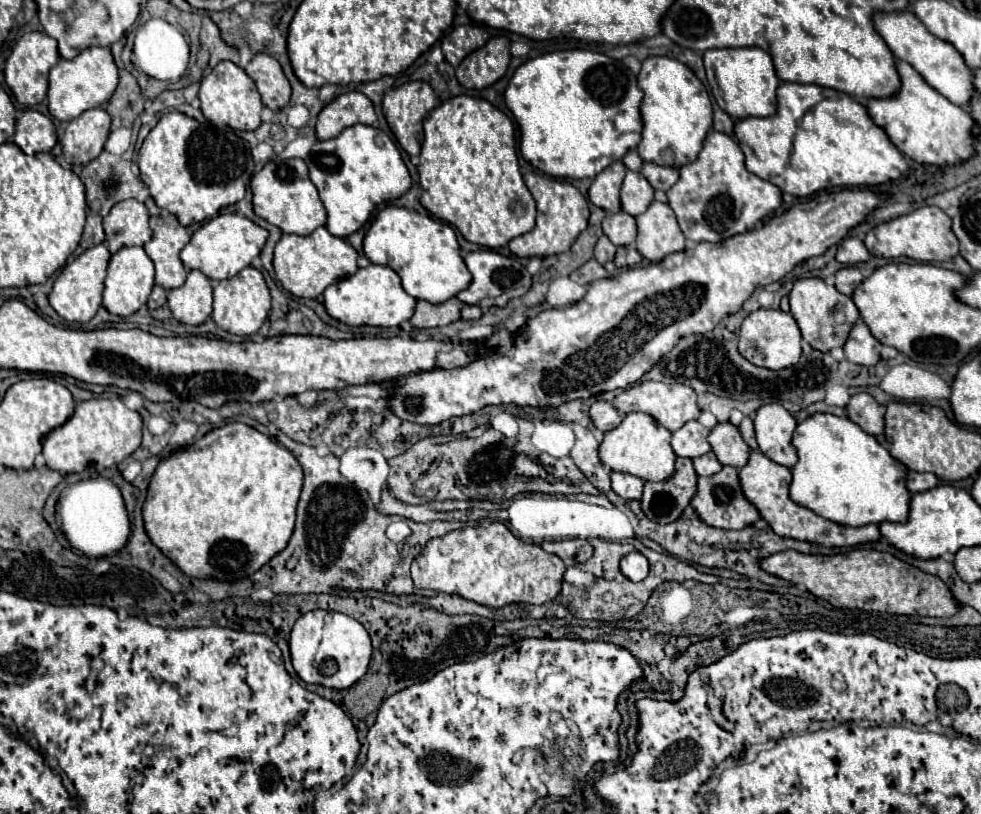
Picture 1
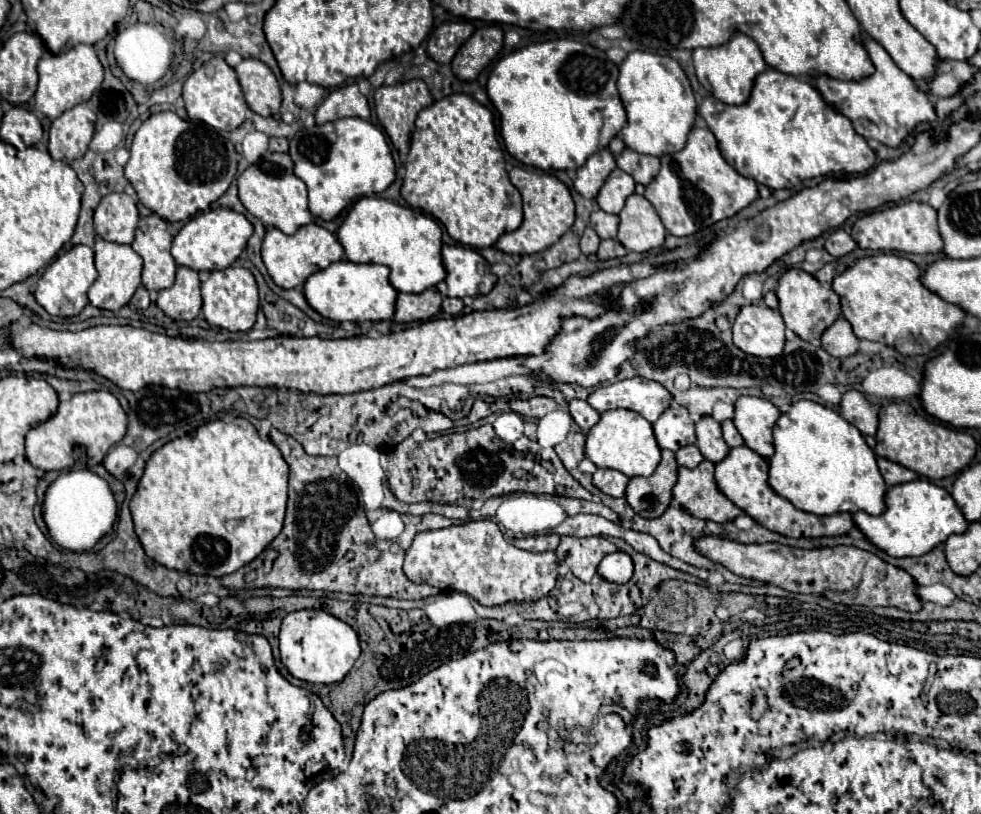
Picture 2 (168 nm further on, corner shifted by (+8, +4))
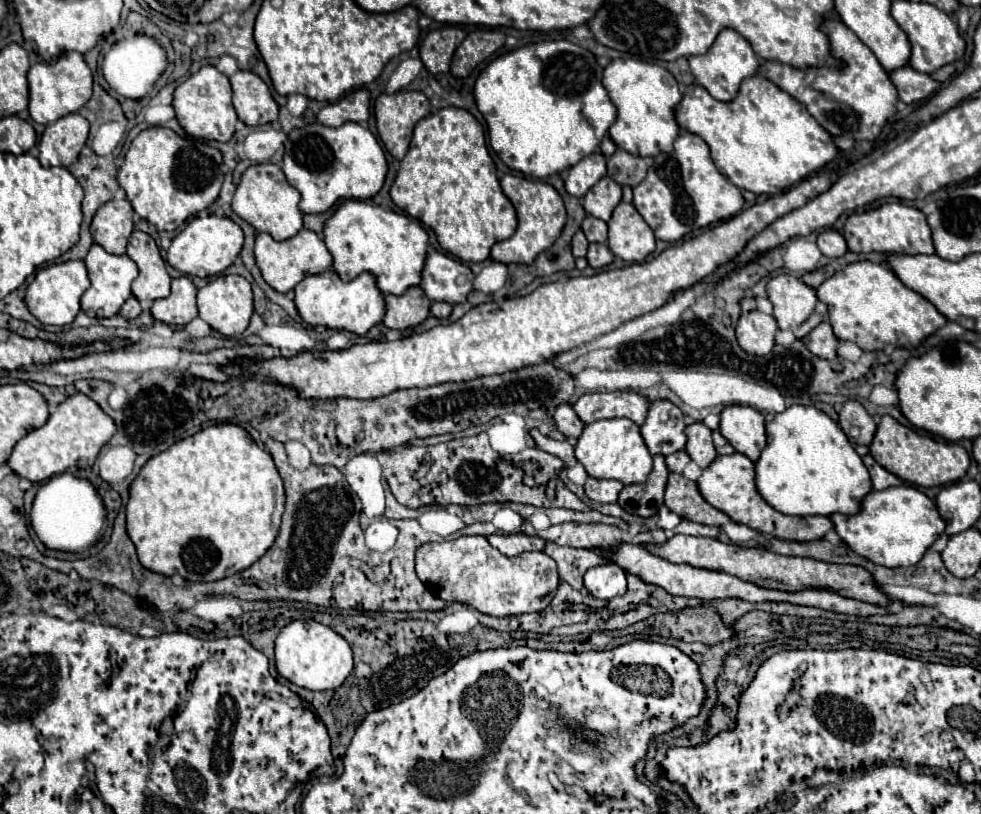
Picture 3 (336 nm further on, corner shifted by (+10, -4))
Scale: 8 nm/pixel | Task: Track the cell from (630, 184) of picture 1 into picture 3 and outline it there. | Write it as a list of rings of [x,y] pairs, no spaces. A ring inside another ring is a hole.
[[[609,176],[601,178],[583,198],[583,208],[601,220],[609,220],[615,206],[621,202],[623,198],[623,190],[621,186],[617,186],[617,182],[613,182]]]

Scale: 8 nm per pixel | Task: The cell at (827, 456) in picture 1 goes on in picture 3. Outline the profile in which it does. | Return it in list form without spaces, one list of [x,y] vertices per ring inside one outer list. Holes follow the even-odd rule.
[[[789,406],[785,412],[781,414],[775,414],[775,418],[771,422],[767,422],[767,446],[765,450],[761,452],[761,458],[755,462],[755,484],[757,484],[757,490],[759,494],[779,512],[783,514],[791,514],[791,516],[831,516],[831,514],[857,514],[861,512],[861,500],[873,490],[873,484],[871,484],[871,478],[869,478],[869,472],[861,460],[861,456],[855,452],[855,448],[851,446],[851,442],[847,440],[847,436],[843,434],[843,430],[837,426],[837,422],[833,422],[825,412],[817,410],[815,406]]]

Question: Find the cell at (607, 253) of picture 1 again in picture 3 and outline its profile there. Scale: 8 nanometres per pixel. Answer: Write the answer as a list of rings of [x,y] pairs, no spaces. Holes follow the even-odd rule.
[[[579,230],[579,232],[573,236],[573,256],[575,256],[575,258],[585,256],[585,254],[587,254],[587,246],[589,246],[589,242],[587,242],[585,234]]]

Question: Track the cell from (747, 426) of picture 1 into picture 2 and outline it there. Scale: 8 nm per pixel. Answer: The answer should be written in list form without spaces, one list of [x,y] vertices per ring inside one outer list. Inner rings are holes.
[[[725,420],[725,422],[721,424],[721,430],[723,430],[723,440],[727,442],[729,448],[735,448],[735,446],[741,446],[741,444],[743,444],[741,434],[737,432],[737,428],[733,426],[731,420]]]

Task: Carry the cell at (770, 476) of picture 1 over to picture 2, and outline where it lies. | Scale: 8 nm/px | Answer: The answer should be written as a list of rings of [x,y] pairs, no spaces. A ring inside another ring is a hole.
[[[747,446],[731,448],[729,454],[715,464],[715,482],[719,490],[735,504],[739,506],[747,516],[751,516],[757,524],[765,526],[771,532],[789,536],[789,538],[819,538],[819,536],[839,536],[847,534],[851,528],[855,528],[853,518],[849,512],[839,512],[831,516],[815,516],[803,510],[797,510],[789,500],[777,496],[771,486],[767,484],[767,472],[769,464],[763,456],[753,452]]]

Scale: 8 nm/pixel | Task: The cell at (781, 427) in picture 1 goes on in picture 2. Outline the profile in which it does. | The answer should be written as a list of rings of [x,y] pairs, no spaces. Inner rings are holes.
[[[741,396],[735,402],[733,424],[745,440],[745,446],[763,458],[773,454],[773,426],[779,418],[779,410],[773,402],[757,396]]]

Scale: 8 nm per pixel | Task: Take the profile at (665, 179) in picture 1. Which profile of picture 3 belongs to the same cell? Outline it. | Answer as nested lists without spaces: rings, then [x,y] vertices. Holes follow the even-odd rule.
[[[617,150],[613,156],[607,158],[607,176],[621,186],[633,188],[645,178],[651,164],[653,158],[639,158],[627,154],[625,150]]]

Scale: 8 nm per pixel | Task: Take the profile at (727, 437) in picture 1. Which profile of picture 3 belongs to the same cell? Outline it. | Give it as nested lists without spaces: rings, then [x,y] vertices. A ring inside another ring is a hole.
[[[695,422],[685,428],[685,434],[687,434],[685,446],[687,454],[691,456],[693,462],[699,464],[699,468],[707,468],[717,458],[717,452],[713,450],[711,430],[703,422]]]

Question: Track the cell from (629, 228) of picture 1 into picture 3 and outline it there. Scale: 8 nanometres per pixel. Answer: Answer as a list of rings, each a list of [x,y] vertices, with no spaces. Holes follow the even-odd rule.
[[[587,216],[587,218],[583,220],[581,230],[585,232],[585,236],[587,236],[587,240],[589,240],[589,242],[607,244],[607,232],[609,232],[607,222],[603,222],[603,220],[595,218],[595,216]]]

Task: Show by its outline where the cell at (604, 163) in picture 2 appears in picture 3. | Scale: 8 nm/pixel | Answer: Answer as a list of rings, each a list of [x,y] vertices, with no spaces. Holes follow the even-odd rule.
[[[595,152],[575,164],[565,180],[567,192],[575,198],[583,198],[605,176],[605,162],[607,158],[601,152]]]

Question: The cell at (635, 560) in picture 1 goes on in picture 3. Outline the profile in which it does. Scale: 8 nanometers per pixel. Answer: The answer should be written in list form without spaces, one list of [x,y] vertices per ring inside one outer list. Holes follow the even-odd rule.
[[[615,562],[595,566],[585,572],[585,586],[595,598],[609,600],[621,596],[627,590],[625,570],[621,570]]]

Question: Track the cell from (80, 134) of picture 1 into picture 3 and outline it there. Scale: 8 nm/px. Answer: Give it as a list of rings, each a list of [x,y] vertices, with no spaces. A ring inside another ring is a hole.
[[[67,114],[45,128],[39,142],[39,160],[47,166],[71,166],[77,162],[89,136],[89,122],[81,114]]]

